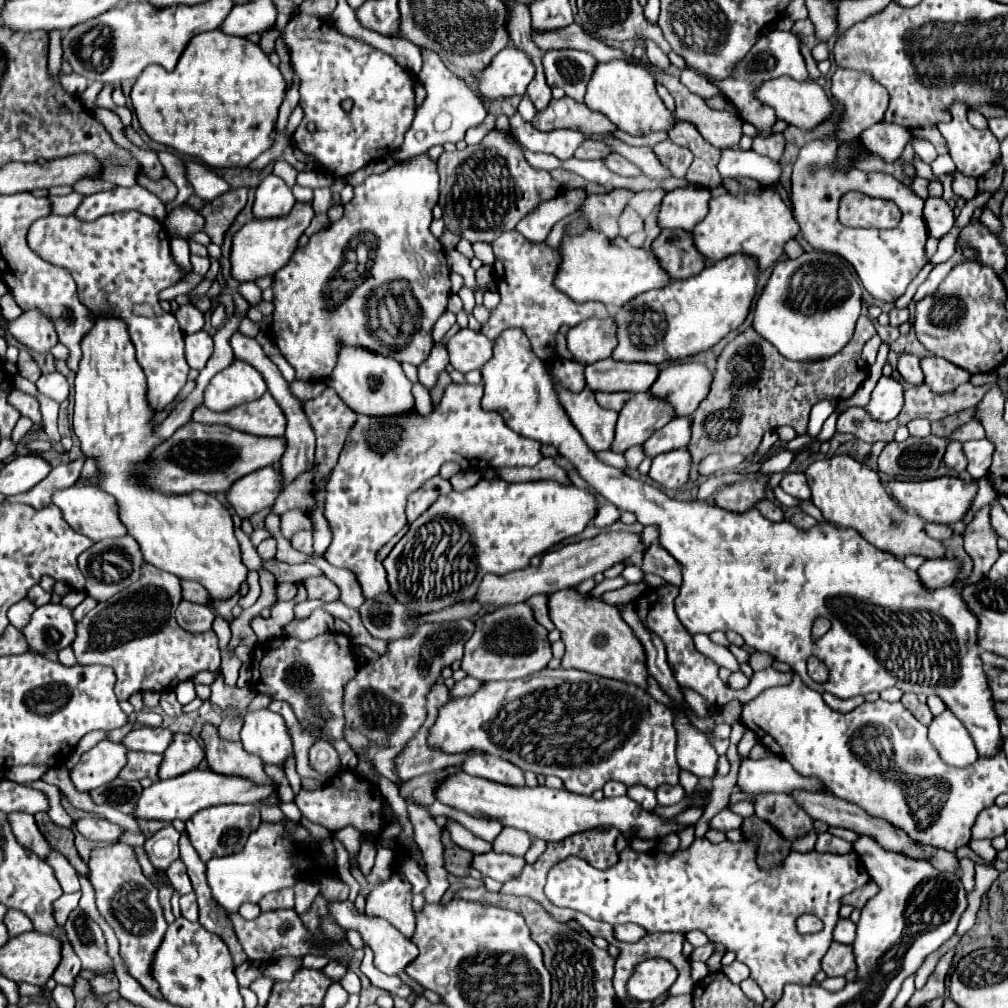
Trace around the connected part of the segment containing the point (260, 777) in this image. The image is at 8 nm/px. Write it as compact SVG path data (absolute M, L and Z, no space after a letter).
M203 724L201 738L205 742L205 758L213 772L227 776L243 776L251 778L253 782L267 780L261 758L245 752L241 742L223 740L213 724Z

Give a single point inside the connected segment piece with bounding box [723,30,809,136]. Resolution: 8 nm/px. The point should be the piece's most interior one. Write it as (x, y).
(776, 54)

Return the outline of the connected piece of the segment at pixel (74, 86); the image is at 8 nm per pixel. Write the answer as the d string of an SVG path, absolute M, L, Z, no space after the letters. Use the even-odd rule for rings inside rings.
M61 74L61 86L65 88L65 92L77 96L77 94L81 94L87 88L87 80L79 78L77 74L69 74L69 76Z

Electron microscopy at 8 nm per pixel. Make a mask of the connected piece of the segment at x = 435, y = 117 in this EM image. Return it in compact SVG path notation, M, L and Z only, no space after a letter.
M421 48L421 56L423 56L423 68L417 78L427 90L427 98L415 112L415 120L405 134L405 142L395 154L397 160L407 160L407 158L419 156L437 144L445 144L445 142L457 144L463 140L463 136L469 128L481 124L487 116L487 108L481 104L481 100L475 96L475 92L469 90L461 78L457 78L453 72L449 72L445 68L445 64L437 56L437 52L429 52L427 48Z

